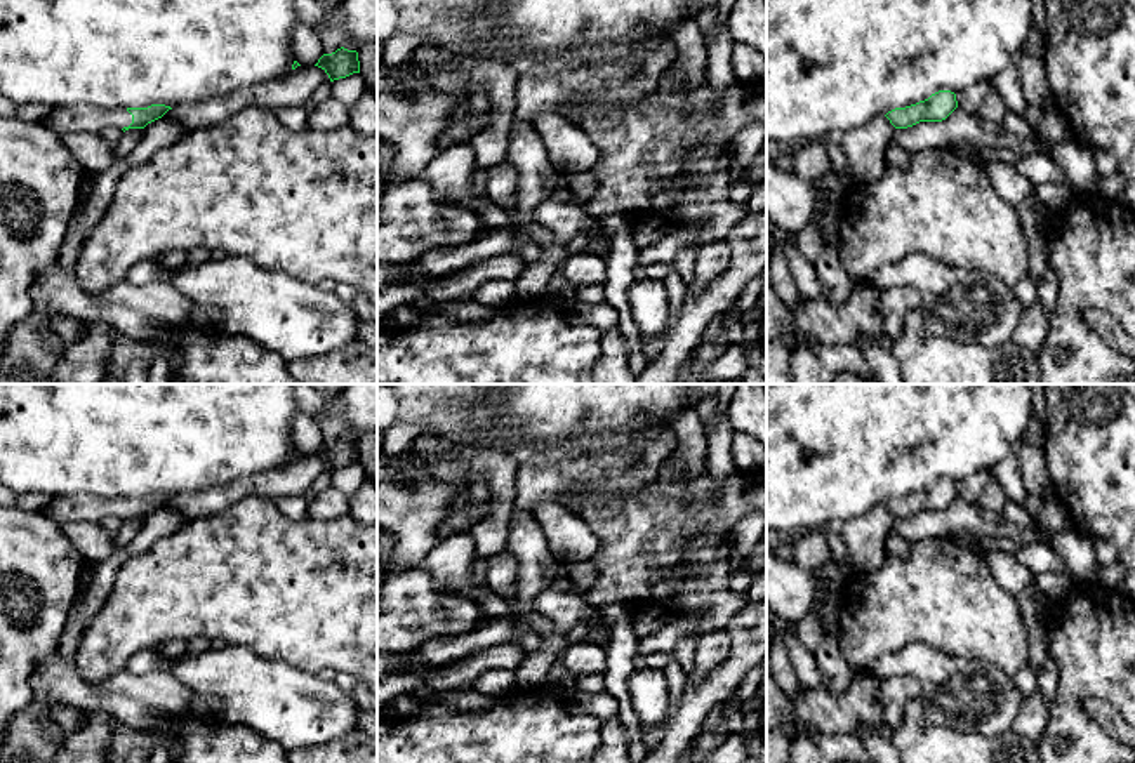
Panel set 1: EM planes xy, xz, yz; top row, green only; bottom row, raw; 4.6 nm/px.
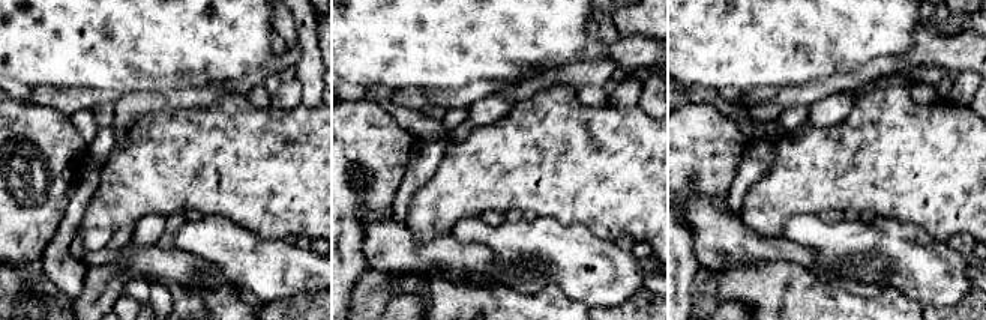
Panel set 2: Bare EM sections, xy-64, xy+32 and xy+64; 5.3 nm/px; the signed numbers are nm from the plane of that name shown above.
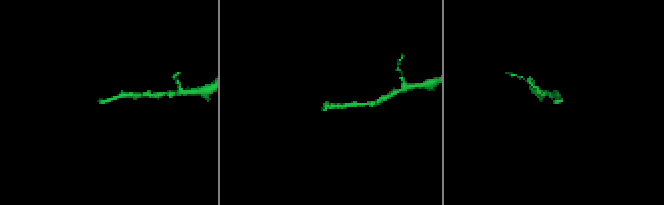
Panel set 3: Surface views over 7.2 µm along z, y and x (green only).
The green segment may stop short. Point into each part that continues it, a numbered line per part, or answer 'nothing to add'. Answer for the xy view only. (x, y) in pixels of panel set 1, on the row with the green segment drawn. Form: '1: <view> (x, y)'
1: xy (63, 120)

